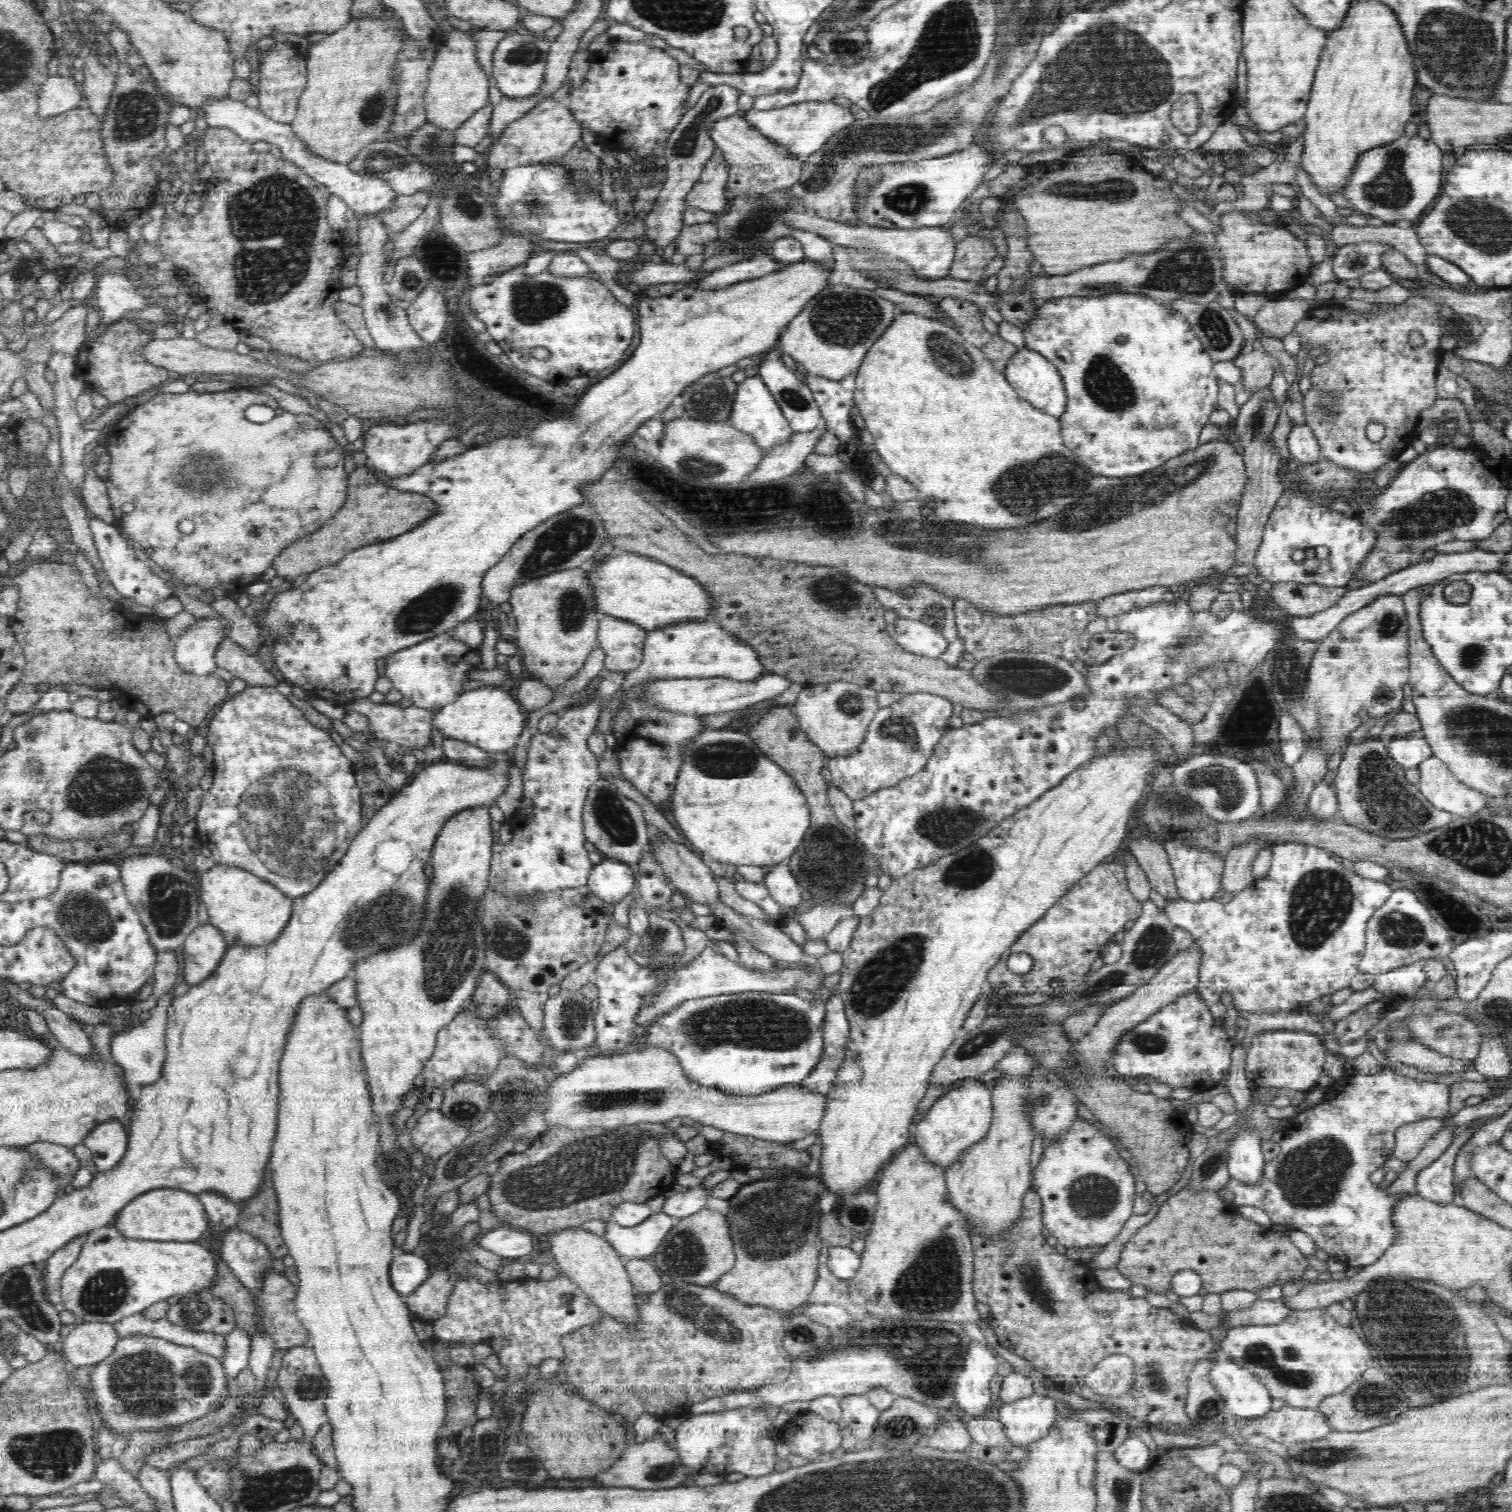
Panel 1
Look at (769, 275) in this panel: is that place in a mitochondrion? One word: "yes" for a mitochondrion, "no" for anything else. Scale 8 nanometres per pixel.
no

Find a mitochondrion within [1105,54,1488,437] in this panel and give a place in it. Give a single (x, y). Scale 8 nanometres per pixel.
(1391, 189)

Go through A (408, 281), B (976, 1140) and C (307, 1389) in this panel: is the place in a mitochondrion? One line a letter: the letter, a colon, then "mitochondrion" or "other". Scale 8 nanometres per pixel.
A: mitochondrion
B: other
C: mitochondrion

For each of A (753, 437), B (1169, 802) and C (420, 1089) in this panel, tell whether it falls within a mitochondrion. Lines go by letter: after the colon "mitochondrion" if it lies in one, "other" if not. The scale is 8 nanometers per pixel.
A: other
B: mitochondrion
C: other

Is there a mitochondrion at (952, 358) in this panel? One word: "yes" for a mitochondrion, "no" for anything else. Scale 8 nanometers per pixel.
yes

